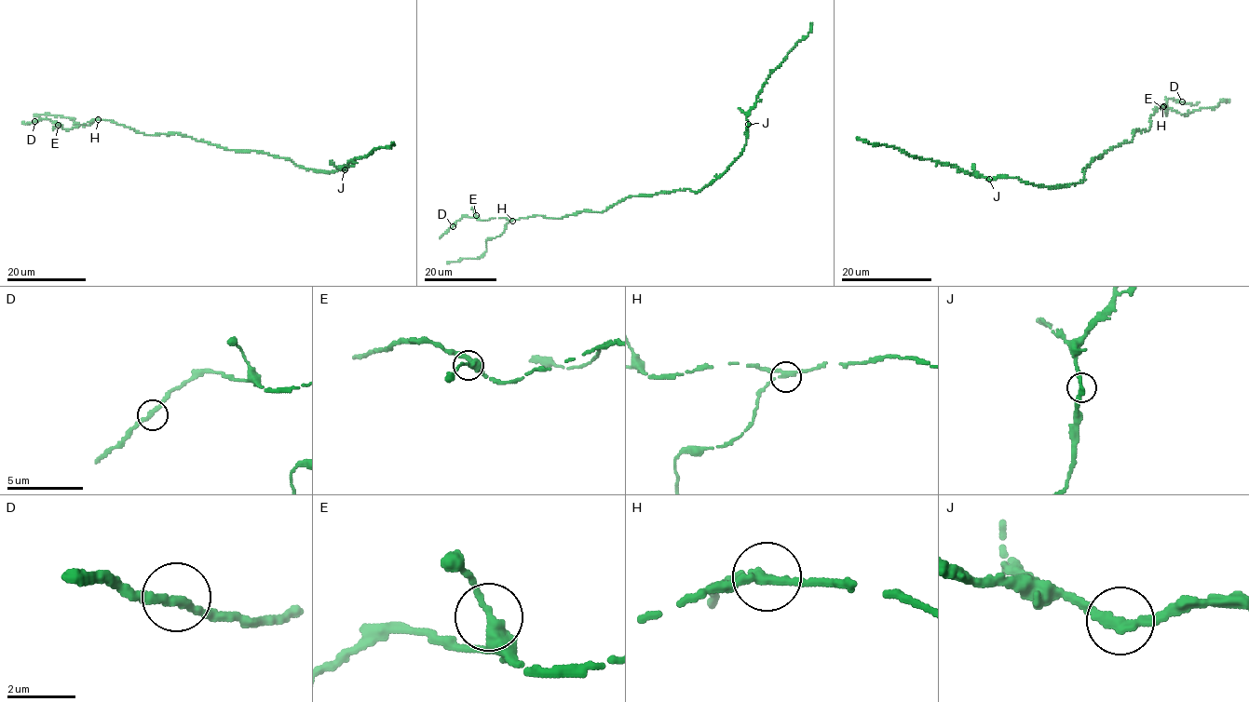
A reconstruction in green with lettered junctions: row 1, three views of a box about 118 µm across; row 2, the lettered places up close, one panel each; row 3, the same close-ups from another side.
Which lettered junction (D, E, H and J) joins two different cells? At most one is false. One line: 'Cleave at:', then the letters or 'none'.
Cleave at: H

